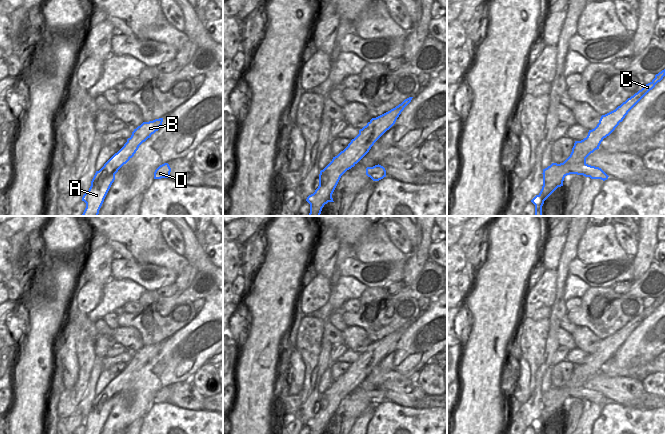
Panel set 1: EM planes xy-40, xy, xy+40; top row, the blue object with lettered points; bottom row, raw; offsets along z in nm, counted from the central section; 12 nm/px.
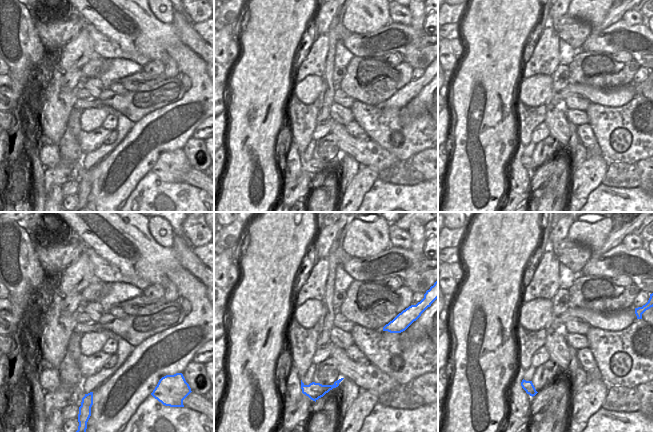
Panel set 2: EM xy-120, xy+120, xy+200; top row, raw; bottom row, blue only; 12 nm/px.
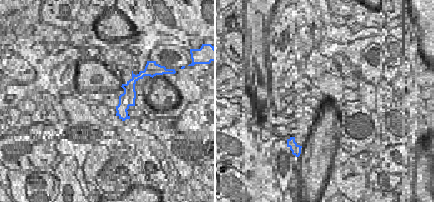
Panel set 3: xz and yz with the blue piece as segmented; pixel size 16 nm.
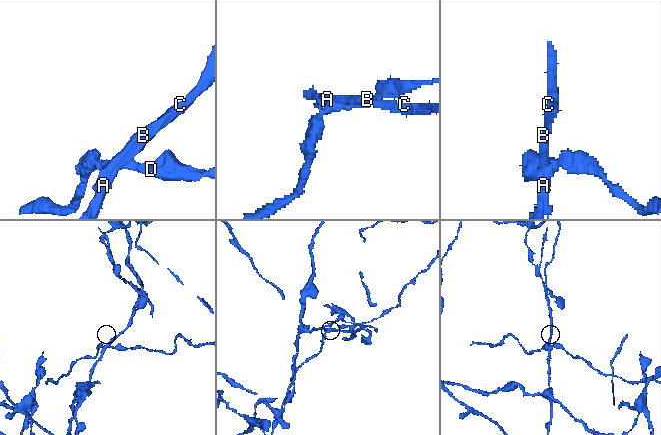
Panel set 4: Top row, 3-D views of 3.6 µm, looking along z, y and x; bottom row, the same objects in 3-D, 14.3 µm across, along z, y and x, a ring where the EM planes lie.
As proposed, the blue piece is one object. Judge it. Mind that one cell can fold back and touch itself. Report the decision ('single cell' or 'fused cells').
fused cells

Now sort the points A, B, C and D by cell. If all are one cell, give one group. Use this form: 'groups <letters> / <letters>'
groups A B C / D

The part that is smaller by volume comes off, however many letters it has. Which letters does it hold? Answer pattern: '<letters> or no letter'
D.

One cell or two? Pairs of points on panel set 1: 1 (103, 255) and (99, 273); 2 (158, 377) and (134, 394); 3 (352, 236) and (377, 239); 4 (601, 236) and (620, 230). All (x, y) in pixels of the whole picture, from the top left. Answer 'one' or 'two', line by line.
1: one
2: one
3: two
4: two

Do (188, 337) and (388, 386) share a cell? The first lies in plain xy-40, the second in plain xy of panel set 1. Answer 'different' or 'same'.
different

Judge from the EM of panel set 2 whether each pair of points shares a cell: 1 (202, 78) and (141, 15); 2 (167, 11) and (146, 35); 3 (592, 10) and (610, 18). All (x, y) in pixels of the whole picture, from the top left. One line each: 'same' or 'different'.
1: different
2: different
3: different

